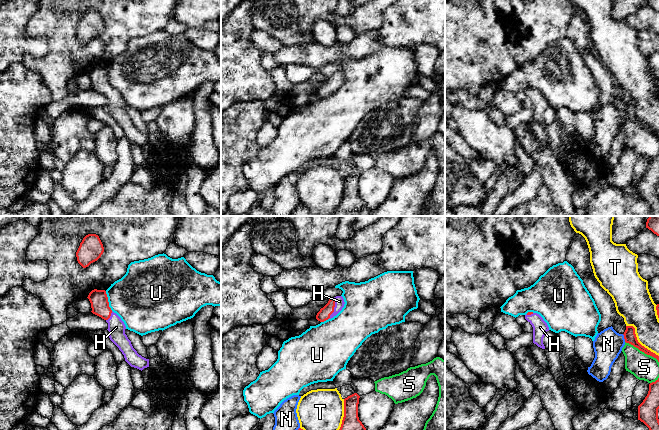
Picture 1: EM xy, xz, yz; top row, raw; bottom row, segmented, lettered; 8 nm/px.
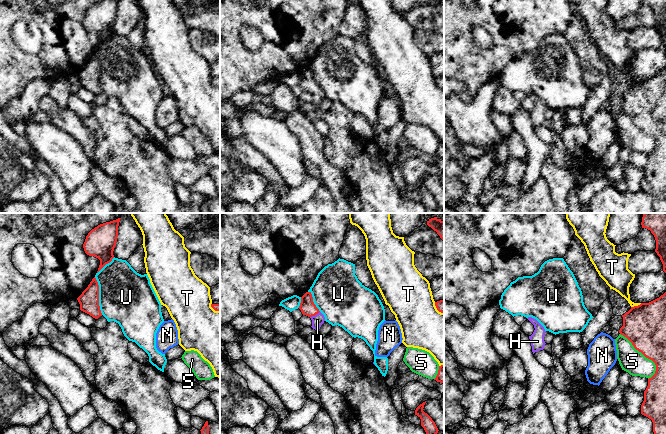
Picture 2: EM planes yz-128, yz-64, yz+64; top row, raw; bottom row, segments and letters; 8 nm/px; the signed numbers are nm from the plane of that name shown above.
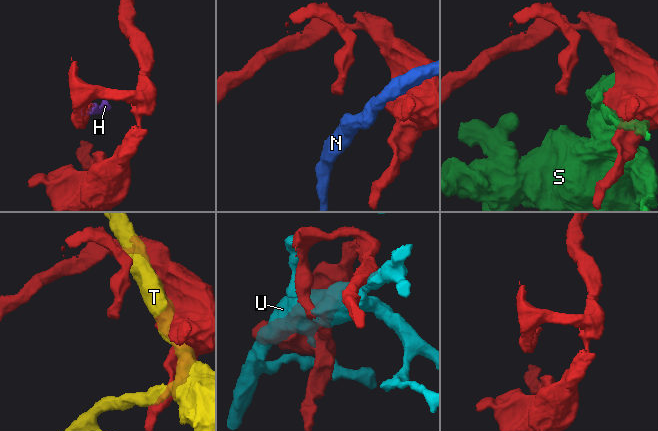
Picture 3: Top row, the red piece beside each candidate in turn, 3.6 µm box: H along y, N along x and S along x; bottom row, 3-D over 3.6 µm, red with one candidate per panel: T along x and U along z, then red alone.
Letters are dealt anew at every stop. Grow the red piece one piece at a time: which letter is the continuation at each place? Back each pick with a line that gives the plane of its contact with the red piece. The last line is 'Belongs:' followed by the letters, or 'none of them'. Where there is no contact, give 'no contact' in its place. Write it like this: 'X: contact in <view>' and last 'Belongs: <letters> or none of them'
H: contact in xz
Belongs: H

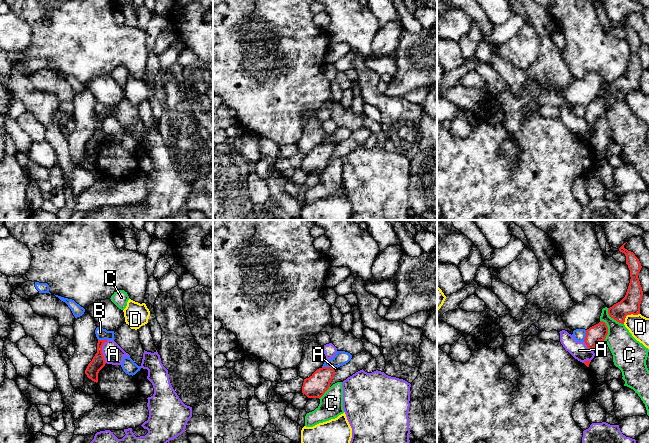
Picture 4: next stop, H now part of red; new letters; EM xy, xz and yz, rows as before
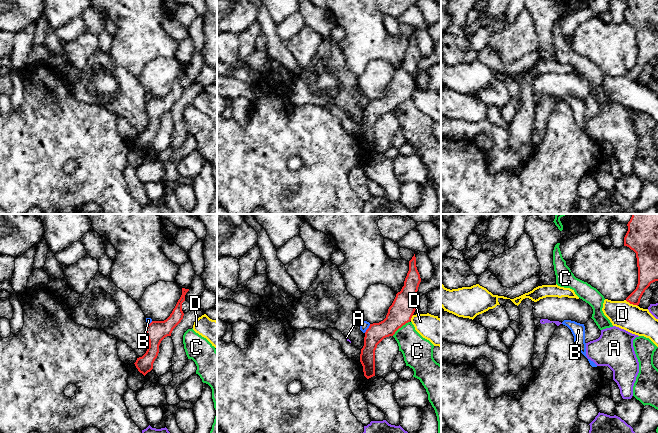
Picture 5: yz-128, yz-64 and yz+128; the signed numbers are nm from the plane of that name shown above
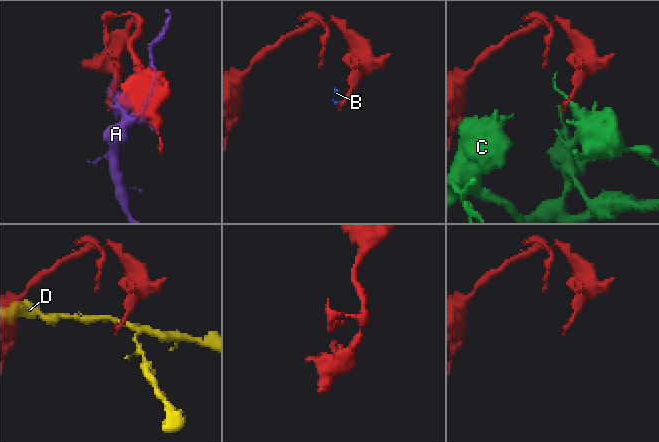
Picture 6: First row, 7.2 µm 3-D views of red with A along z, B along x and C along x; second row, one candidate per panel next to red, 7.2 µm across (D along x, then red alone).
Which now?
Belongs: none of them

